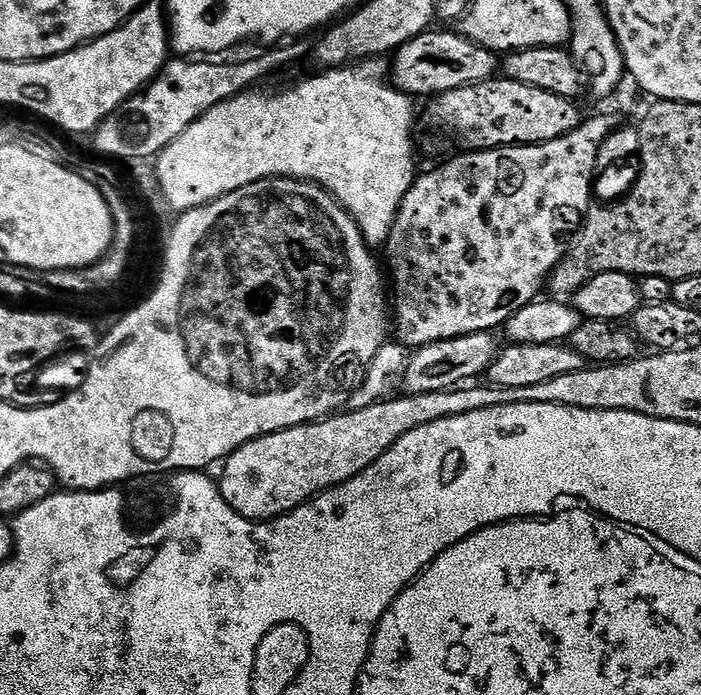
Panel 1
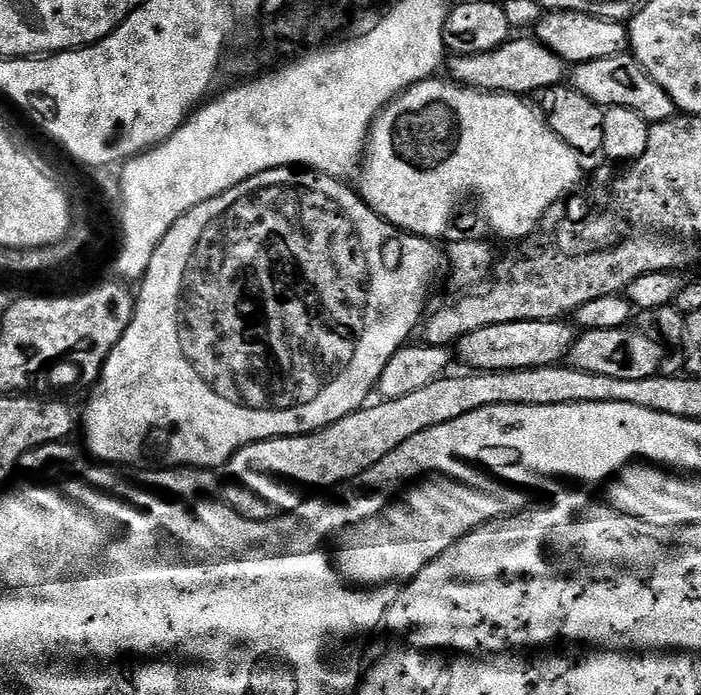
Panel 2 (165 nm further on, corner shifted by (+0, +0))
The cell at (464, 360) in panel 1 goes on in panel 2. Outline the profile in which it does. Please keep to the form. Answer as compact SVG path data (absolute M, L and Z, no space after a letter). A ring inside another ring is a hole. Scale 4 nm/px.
M563 320L542 322L506 322L502 326L486 326L460 337L458 360L477 372L509 372L519 368L541 368L559 364L568 355L578 335L575 323Z

